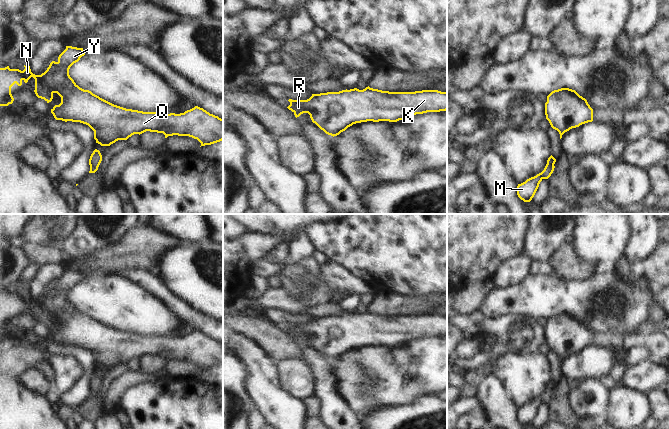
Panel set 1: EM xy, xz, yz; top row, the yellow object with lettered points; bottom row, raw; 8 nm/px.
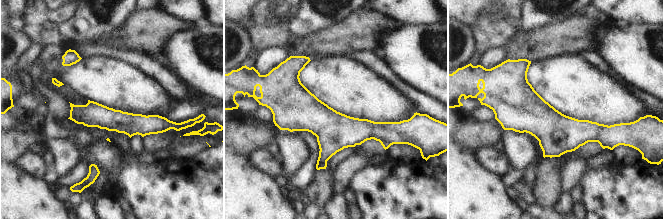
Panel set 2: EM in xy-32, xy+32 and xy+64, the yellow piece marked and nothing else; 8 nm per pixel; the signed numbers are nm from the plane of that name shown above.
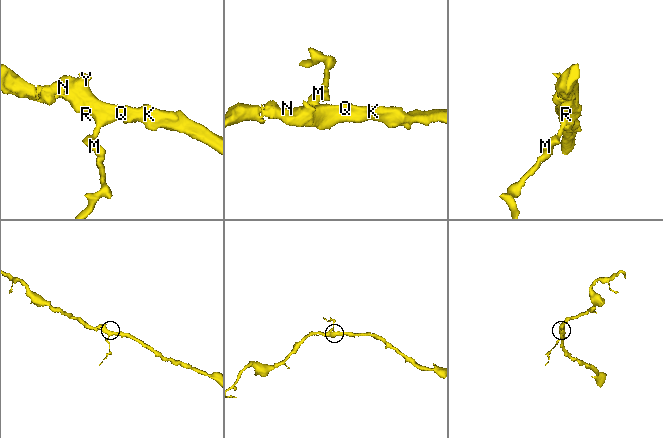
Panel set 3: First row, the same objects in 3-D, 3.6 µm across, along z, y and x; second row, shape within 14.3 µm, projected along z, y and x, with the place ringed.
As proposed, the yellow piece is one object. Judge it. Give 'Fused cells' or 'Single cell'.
Single cell

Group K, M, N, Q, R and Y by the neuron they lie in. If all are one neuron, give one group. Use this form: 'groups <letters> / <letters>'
groups K M N Q R Y

